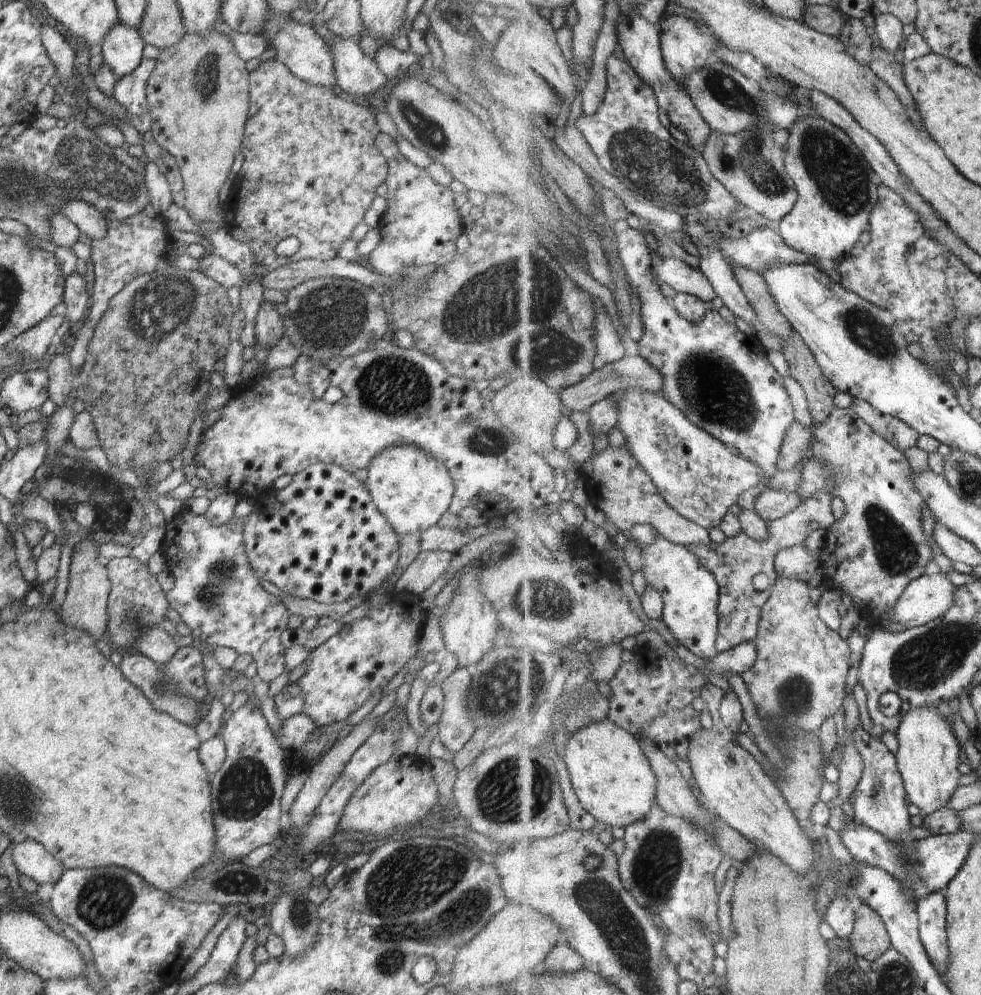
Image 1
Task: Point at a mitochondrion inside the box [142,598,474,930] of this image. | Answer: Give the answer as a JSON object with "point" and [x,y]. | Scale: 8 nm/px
{"point":[245,791]}

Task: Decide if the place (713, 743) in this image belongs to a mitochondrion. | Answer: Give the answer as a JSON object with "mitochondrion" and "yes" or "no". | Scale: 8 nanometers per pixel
{"mitochondrion":"no"}

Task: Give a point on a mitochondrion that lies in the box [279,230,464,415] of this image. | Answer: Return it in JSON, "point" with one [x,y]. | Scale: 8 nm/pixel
{"point":[333,318]}

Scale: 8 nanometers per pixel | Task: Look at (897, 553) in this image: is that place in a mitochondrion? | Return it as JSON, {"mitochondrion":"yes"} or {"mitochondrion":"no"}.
{"mitochondrion":"yes"}

